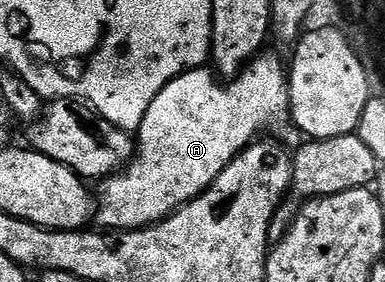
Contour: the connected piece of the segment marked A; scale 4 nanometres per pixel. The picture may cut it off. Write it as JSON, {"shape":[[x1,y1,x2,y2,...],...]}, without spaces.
{"shape":[[264,51,239,74,226,84,210,68,200,67,182,73,163,88,161,95,149,103,145,119,137,130,135,155,129,164,118,173,102,178,98,182,97,221,104,230,143,229,146,225,156,225,176,213,195,197,200,197,211,184,229,167,232,159,249,148,258,133,271,132,284,146,298,147,305,138,289,120,291,112,291,86,289,69,275,53]]}

